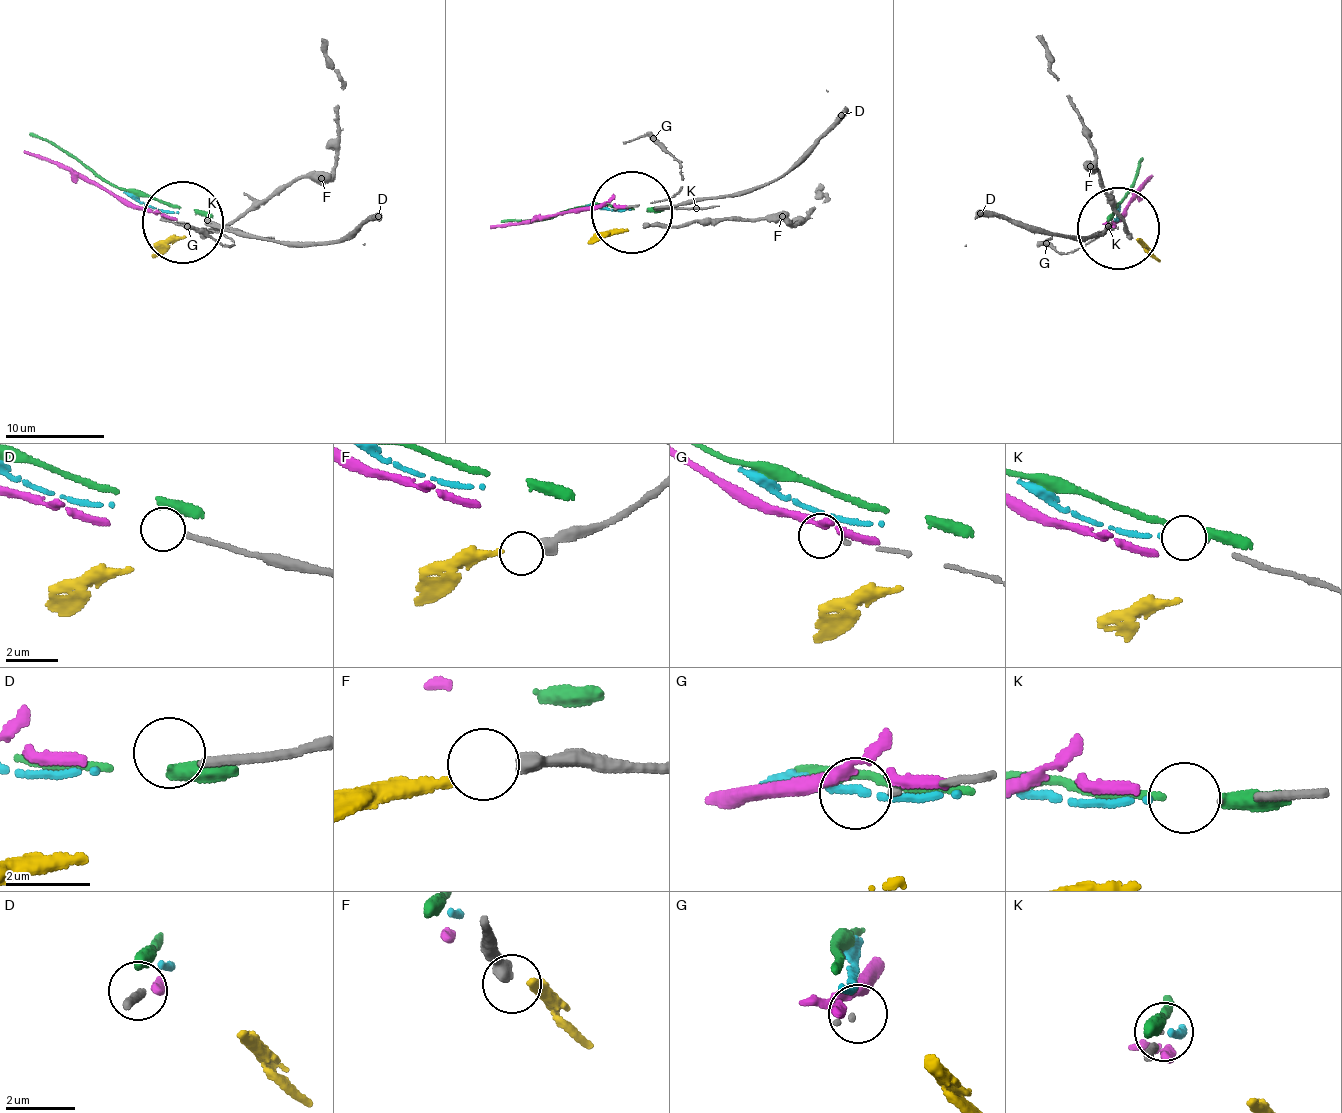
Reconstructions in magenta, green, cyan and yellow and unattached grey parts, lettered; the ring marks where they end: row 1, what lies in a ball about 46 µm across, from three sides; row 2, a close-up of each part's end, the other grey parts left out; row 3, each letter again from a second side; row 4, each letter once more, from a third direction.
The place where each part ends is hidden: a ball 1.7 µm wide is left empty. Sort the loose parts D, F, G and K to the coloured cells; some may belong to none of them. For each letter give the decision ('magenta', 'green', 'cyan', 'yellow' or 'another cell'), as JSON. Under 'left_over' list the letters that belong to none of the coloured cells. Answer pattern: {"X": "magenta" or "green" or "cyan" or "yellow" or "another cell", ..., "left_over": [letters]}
{"D": "another cell", "F": "another cell", "G": "another cell", "K": "another cell", "left_over": ["D", "F", "G", "K"]}

